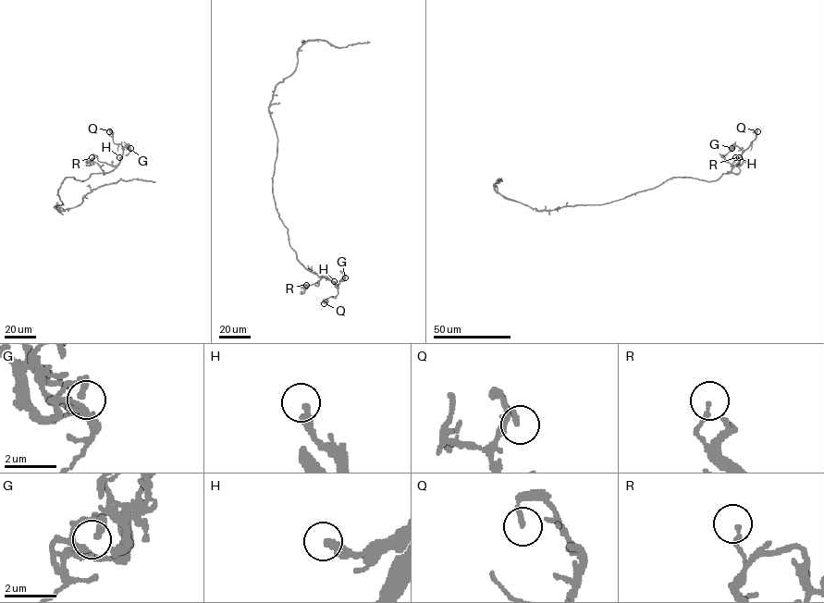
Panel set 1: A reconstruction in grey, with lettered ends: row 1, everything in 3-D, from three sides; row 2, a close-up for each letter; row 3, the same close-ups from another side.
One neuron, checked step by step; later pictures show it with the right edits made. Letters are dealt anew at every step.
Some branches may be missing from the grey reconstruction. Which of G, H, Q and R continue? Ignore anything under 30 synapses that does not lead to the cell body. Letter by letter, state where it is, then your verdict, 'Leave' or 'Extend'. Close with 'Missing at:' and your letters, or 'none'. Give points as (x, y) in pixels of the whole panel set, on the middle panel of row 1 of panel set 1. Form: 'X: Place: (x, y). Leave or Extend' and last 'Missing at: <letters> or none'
G: Place: (345, 277). Leave
H: Place: (334, 281). Extend
Q: Place: (324, 303). Leave
R: Place: (306, 285). Leave
Missing at: H

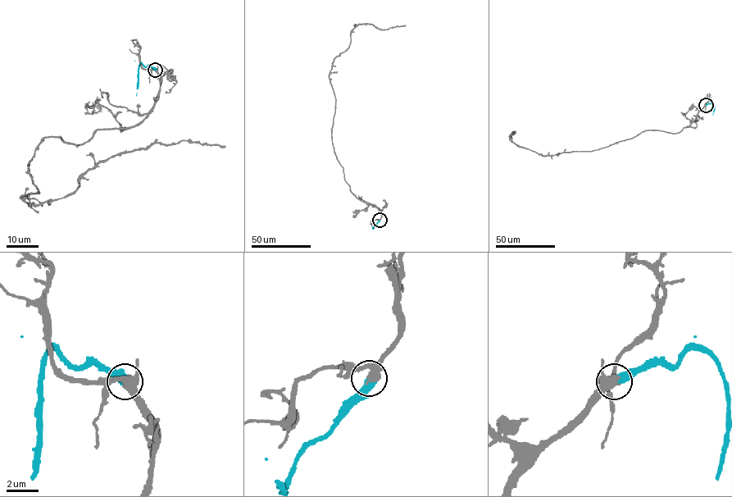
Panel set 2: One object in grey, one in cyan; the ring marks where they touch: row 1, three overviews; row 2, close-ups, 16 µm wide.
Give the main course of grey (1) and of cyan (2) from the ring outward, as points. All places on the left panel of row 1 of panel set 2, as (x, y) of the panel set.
1: (155, 70), (142, 120), (44, 137), (20, 198), (155, 143), (225, 148)
2: (155, 70), (141, 63), (138, 66), (136, 95)

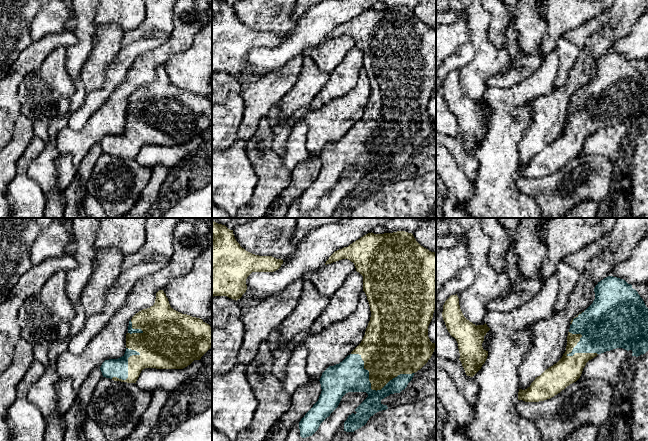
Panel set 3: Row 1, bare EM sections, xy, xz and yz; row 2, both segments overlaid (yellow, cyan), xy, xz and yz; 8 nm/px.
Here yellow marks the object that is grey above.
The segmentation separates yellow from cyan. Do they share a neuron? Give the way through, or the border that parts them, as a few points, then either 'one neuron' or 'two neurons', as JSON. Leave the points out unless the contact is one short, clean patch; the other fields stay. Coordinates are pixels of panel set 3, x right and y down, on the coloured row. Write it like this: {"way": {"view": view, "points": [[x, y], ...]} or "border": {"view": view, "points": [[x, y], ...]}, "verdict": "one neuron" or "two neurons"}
{"verdict": "one neuron"}

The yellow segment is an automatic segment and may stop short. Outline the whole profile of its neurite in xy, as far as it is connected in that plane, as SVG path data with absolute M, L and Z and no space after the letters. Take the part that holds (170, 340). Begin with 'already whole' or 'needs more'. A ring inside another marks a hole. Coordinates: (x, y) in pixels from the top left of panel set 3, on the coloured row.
needs more; M163 290L156 293L153 306L136 313L129 321L126 351L118 359L105 360L100 370L103 377L114 381L136 383L145 368L183 369L212 347L212 329L202 319L174 310Z

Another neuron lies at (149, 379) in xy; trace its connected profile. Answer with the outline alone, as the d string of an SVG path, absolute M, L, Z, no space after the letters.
M194 360L183 369L145 368L135 384L146 391L163 389L172 392L192 378L200 369L200 365L200 360Z

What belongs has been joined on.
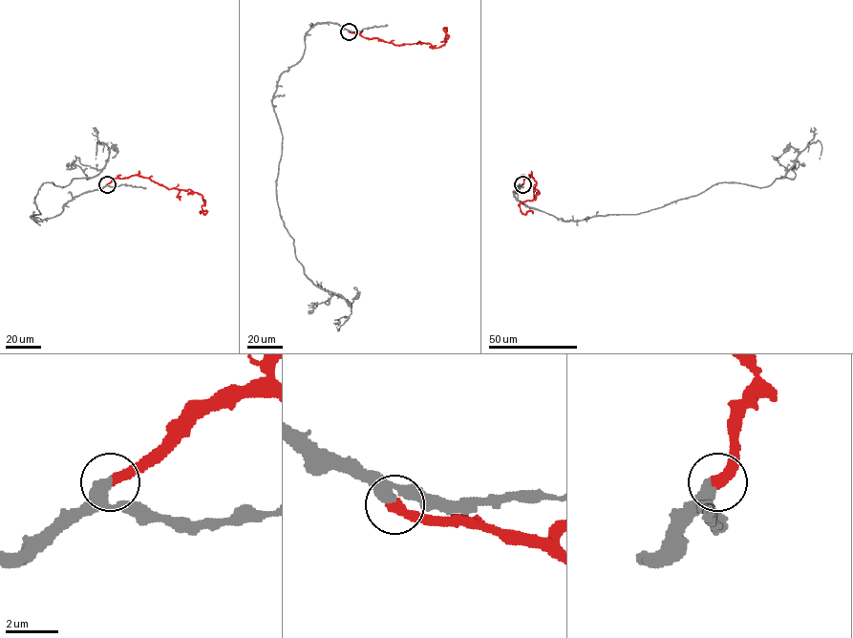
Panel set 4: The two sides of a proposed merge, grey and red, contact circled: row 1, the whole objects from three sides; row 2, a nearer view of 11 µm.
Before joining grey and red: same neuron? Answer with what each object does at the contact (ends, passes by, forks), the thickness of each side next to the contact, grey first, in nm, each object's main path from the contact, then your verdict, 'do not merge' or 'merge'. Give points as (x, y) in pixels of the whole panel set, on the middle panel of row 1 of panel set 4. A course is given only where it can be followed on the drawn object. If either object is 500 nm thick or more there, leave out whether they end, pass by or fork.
grey ends there; red ends there; 480 nm thick on the grey side, 400 nm on the other; grey runs (349, 31), (313, 26), (272, 101), (282, 136), (280, 216), (304, 274), (351, 307), (337, 329); red runs (349, 31), (395, 45), (423, 43), (438, 48), (445, 40), (445, 28), (448, 36), (440, 42); merge

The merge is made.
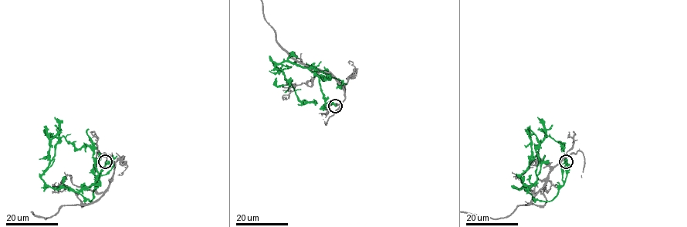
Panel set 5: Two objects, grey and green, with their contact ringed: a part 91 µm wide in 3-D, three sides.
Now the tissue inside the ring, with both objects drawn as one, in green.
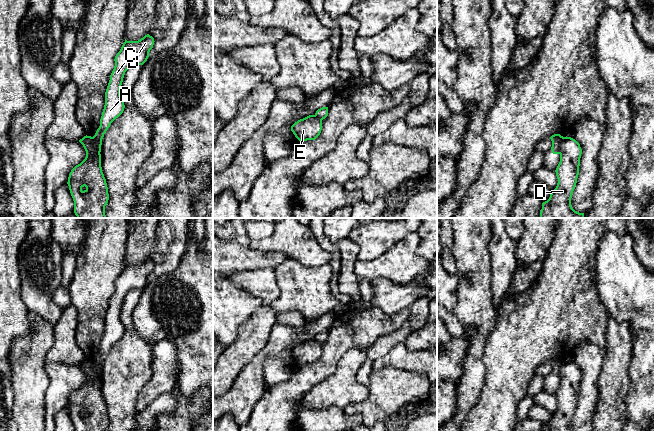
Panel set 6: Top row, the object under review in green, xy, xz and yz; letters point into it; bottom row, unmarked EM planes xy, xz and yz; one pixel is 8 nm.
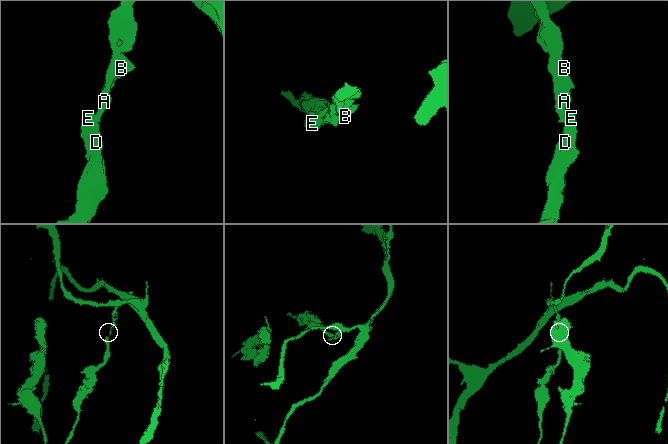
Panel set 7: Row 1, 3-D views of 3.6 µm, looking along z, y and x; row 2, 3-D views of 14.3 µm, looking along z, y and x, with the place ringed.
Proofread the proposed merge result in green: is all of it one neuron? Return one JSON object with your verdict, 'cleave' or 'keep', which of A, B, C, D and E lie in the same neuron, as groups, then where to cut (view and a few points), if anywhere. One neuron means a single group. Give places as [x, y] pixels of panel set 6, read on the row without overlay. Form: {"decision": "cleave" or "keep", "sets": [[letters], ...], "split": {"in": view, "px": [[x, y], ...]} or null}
{"decision": "cleave", "sets": [["A", "B", "C"], ["D", "E"]], "split": {"in": "xy", "px": [[92, 361], [95, 373], [99, 377]]}}

